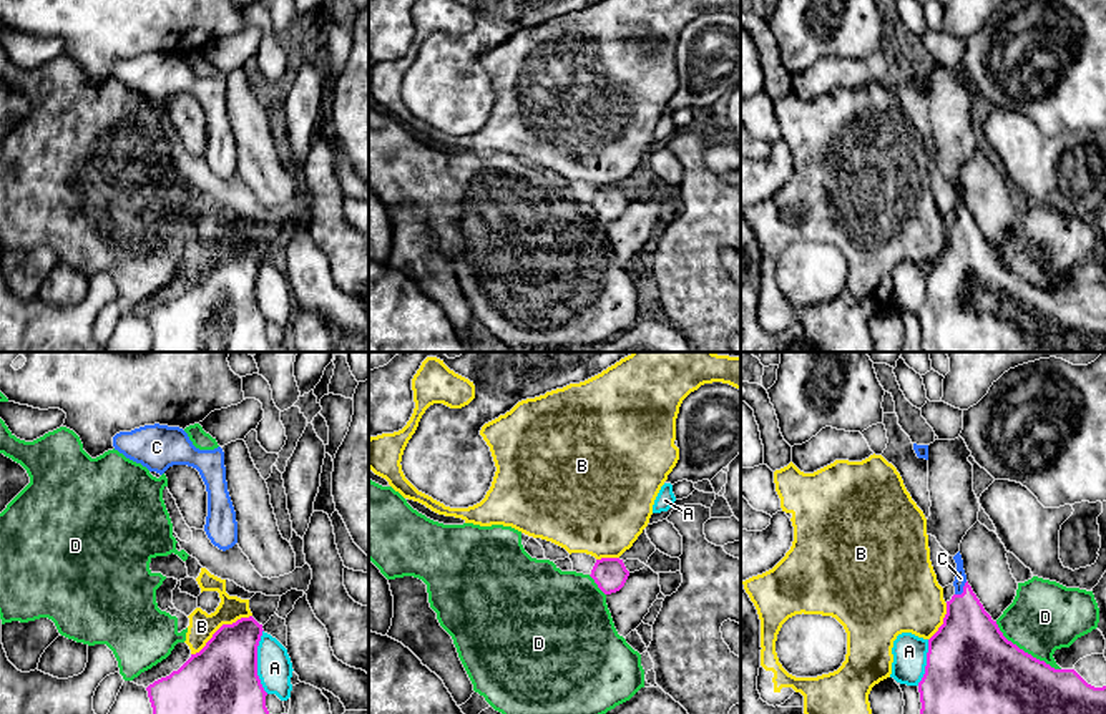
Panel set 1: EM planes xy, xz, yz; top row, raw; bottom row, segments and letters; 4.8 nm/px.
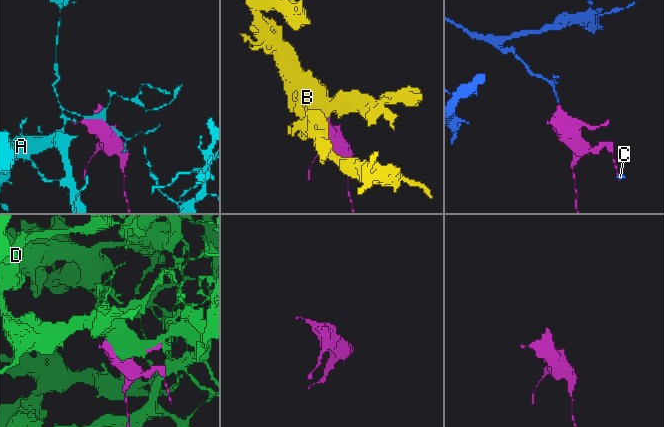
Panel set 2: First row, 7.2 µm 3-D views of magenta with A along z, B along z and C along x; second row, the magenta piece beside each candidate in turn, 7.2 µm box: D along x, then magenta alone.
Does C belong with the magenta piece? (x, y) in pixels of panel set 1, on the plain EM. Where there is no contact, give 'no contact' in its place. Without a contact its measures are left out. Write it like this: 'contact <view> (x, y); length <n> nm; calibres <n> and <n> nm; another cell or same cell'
contact yz (964, 218); length 90 nm; calibres 320 and 60 nm; same cell

